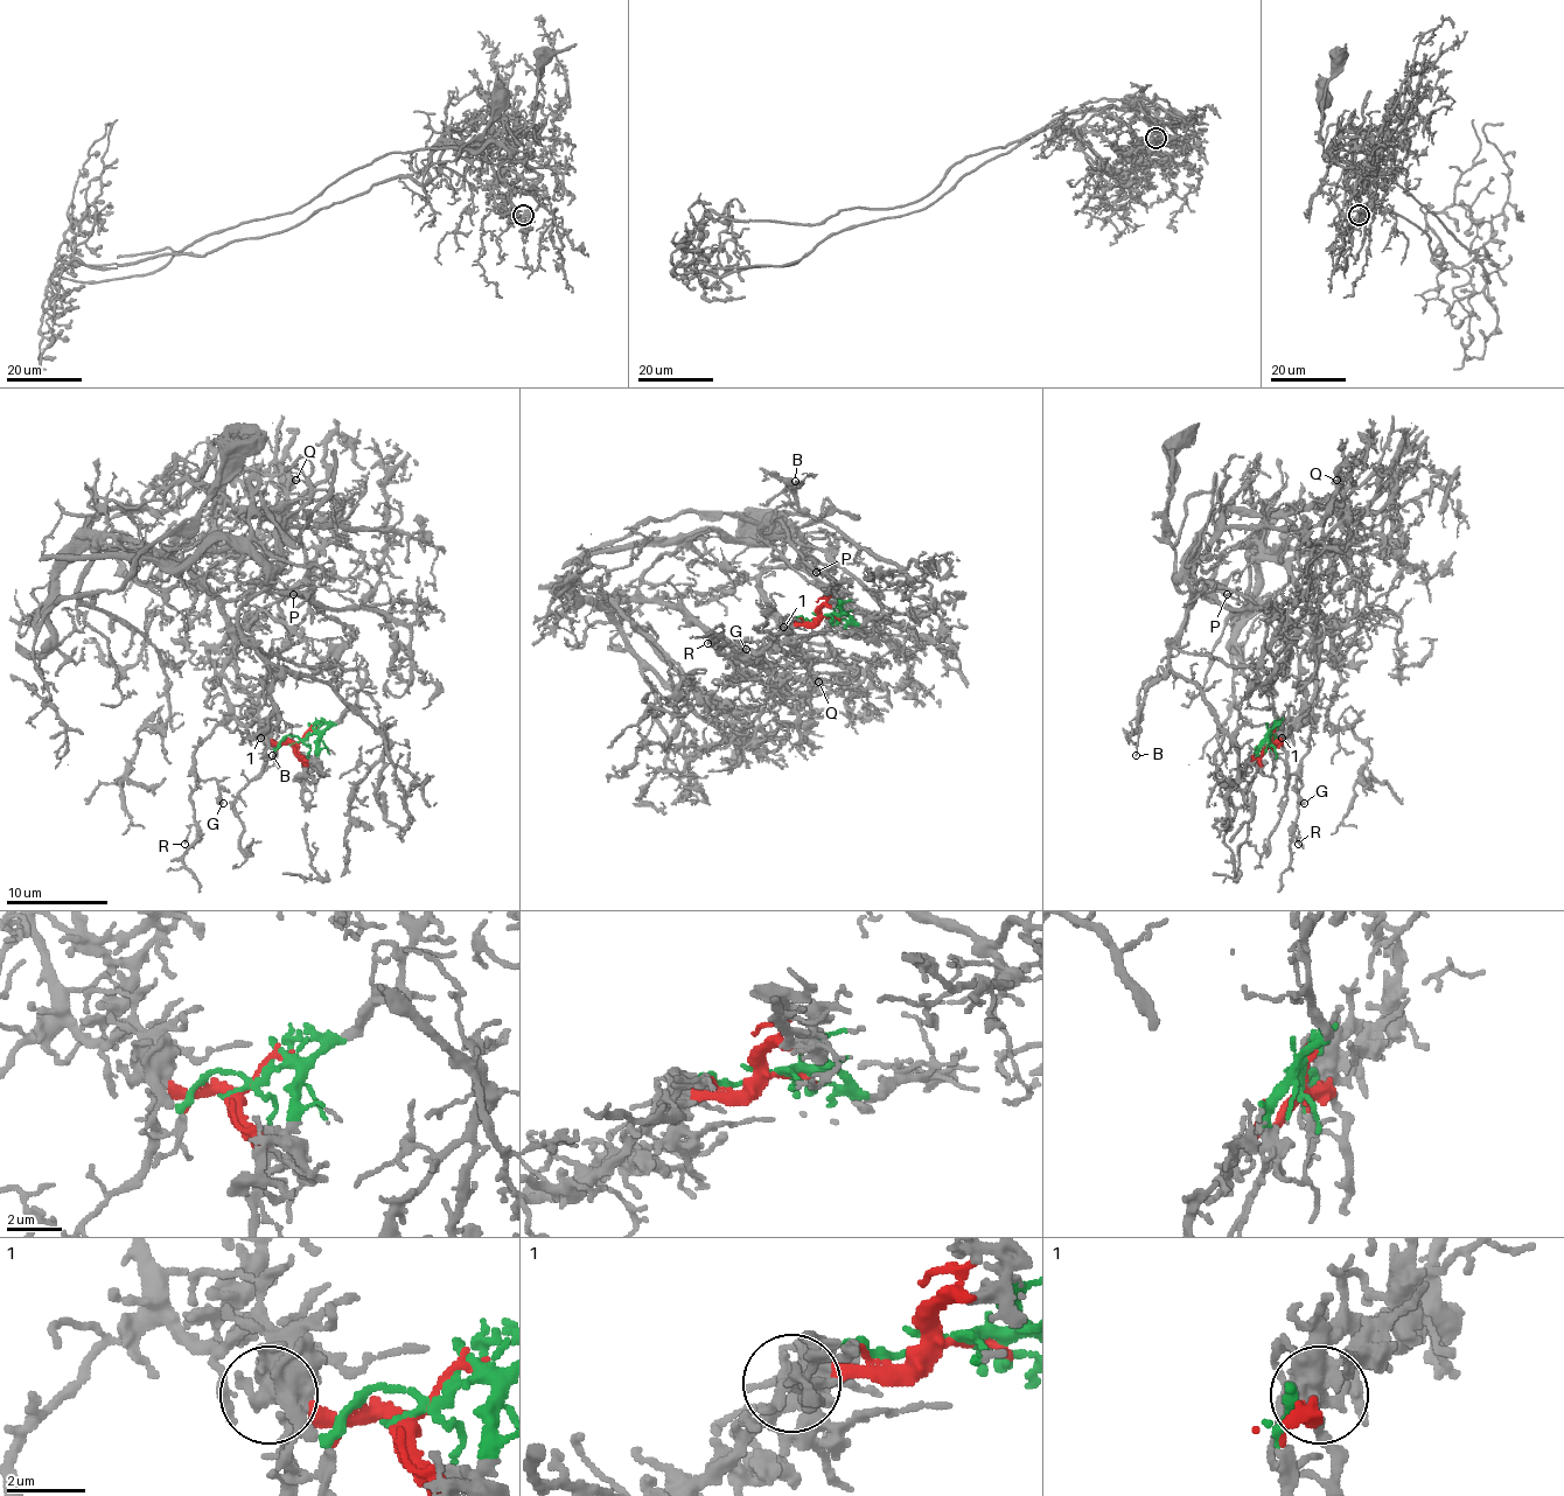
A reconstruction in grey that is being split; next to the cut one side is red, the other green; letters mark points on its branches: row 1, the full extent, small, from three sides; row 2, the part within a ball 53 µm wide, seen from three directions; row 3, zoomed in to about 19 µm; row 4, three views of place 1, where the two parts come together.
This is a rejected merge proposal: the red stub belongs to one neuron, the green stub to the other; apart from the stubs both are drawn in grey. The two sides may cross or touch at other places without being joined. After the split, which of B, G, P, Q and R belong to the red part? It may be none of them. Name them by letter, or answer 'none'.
G, R

